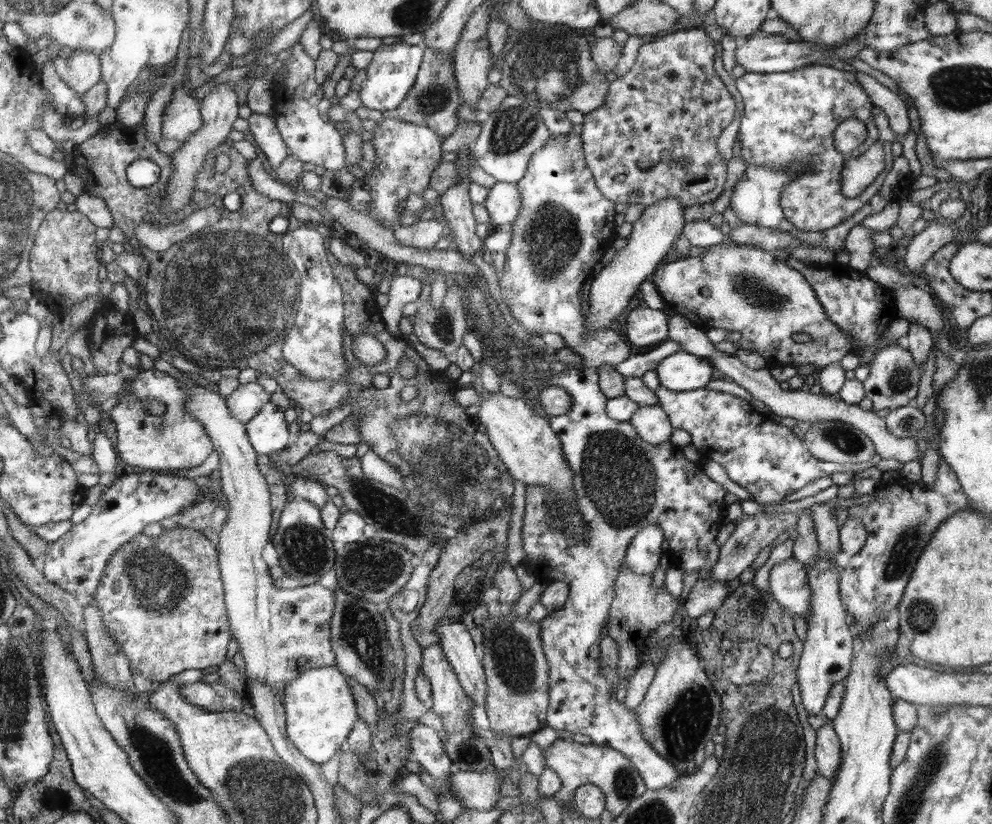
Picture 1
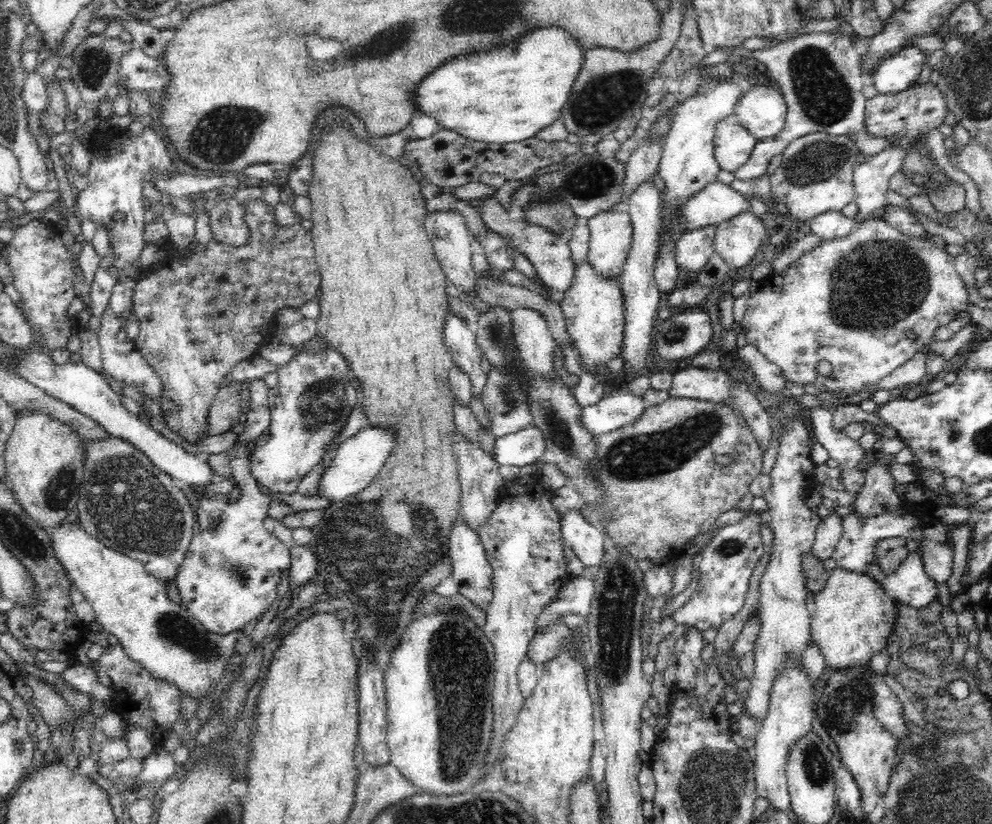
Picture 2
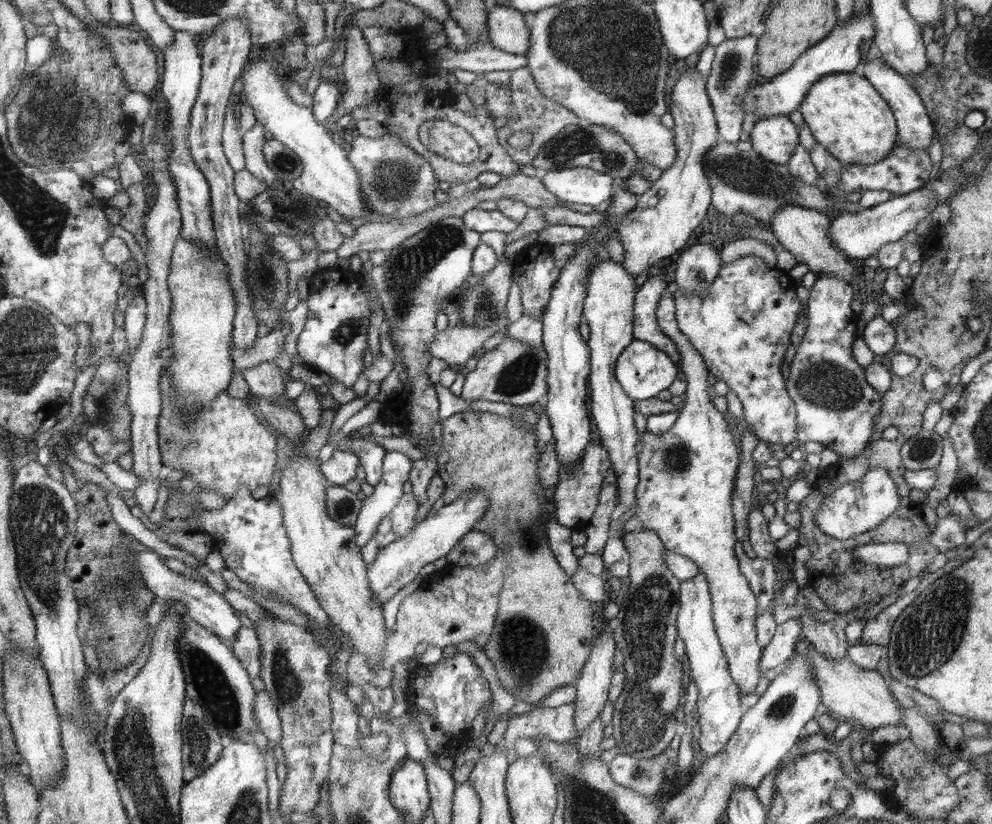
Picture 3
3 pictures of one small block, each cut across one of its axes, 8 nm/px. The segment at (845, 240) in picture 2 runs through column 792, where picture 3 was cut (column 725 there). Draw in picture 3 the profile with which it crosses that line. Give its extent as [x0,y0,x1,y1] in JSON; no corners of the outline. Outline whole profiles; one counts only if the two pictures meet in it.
[675,255,800,448]

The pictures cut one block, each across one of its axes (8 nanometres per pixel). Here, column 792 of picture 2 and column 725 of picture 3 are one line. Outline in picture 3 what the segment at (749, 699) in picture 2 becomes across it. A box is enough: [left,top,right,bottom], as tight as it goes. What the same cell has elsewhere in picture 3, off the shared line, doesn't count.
[634,290,763,692]

